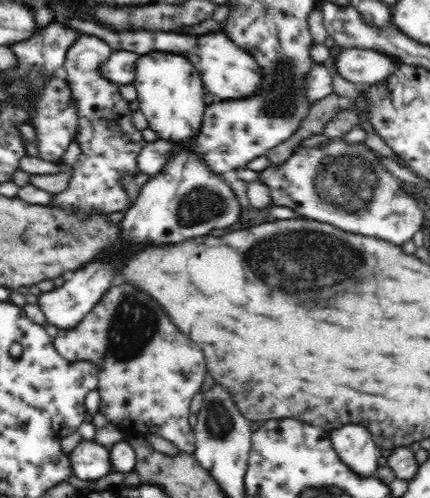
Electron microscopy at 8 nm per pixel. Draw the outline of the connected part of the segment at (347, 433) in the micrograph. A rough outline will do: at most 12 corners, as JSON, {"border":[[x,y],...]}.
{"border":[[356,422],[329,431],[358,476],[375,476],[380,450]]}

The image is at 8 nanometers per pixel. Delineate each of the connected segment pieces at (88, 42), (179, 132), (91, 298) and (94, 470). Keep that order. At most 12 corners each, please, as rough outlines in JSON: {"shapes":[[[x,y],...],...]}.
{"shapes":[[[86,34],[61,74],[81,153],[52,207],[106,214],[132,203],[120,183],[148,142],[99,71],[112,48]],[[140,56],[131,84],[160,140],[200,132],[206,88],[185,56]],[[118,262],[88,264],[42,293],[47,325],[71,330],[98,305]],[[81,440],[69,454],[73,475],[96,481],[113,471],[109,448]]]}

